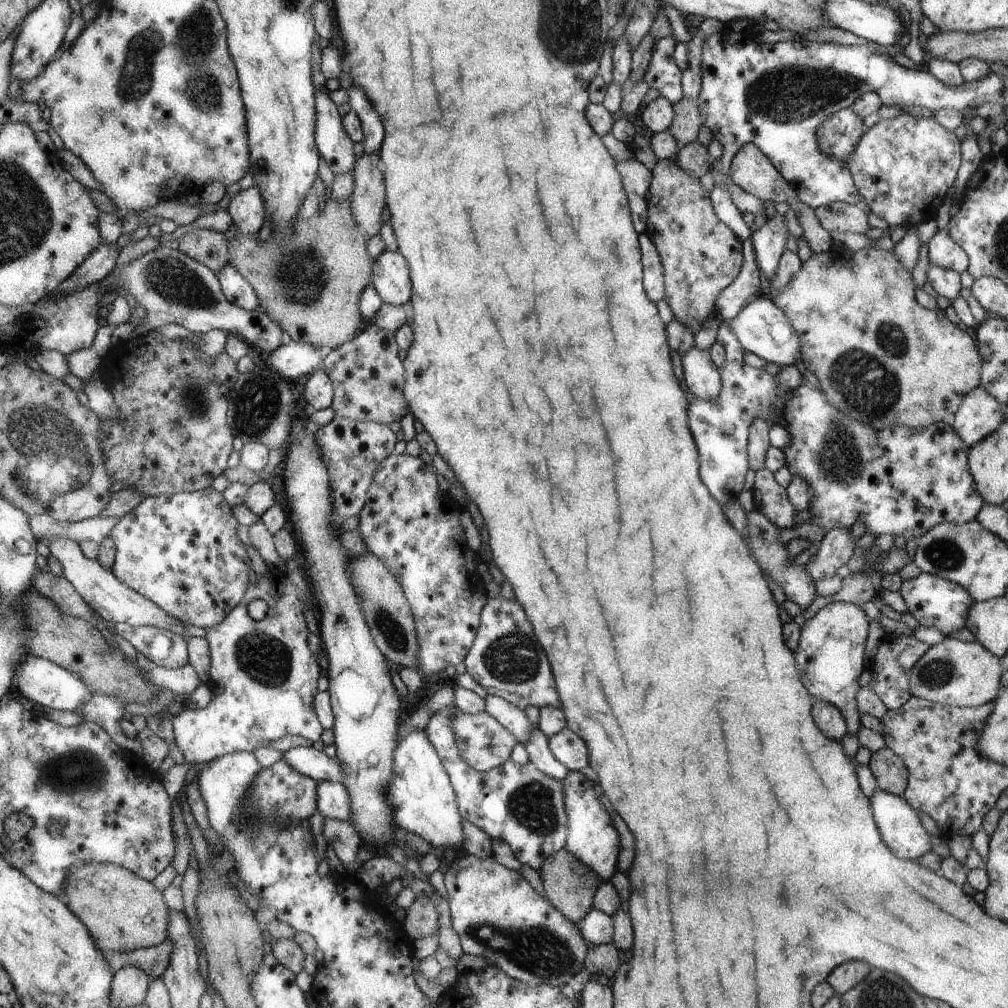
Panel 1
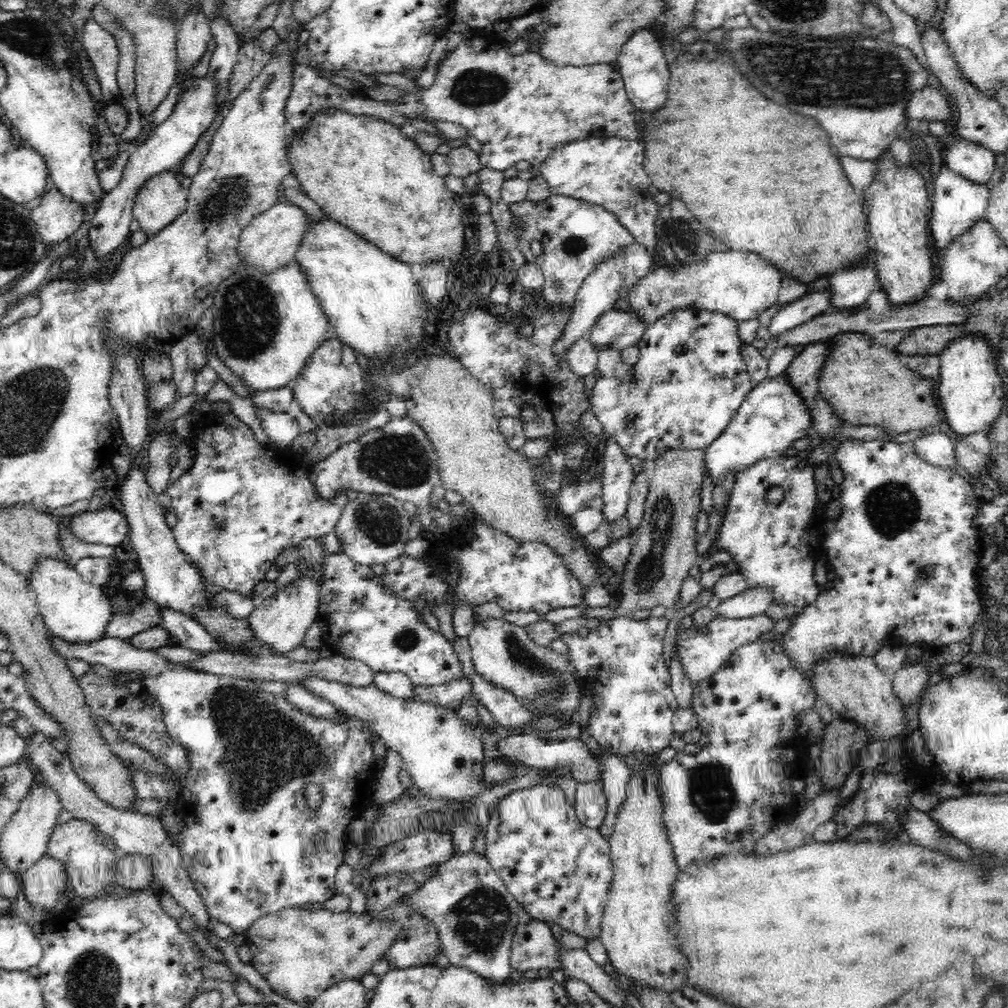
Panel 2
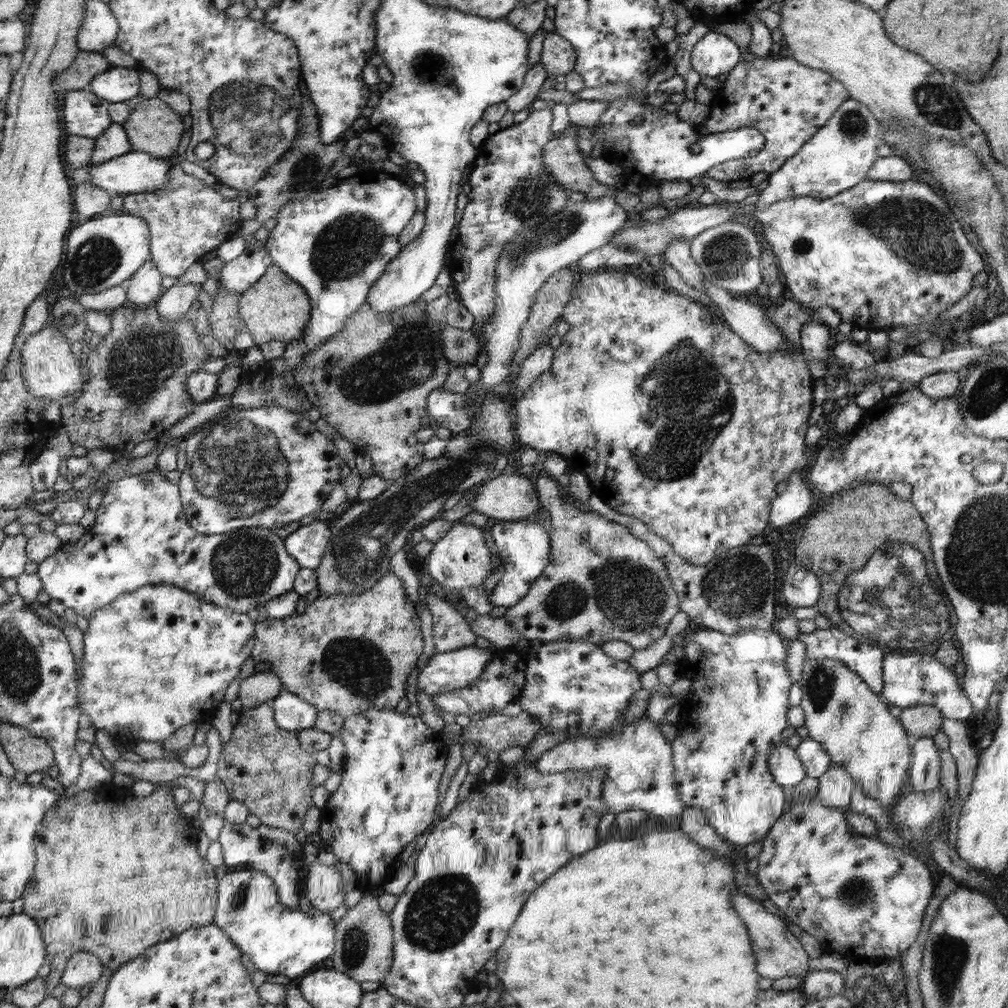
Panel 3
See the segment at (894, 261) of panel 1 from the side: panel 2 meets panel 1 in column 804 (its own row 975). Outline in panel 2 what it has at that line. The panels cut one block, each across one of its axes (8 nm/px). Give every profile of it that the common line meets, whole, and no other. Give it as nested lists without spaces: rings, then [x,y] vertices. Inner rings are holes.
[[[288,907],[278,911],[276,915],[264,916],[256,920],[244,933],[246,942],[254,944],[257,951],[251,959],[253,967],[263,974],[271,985],[273,992],[289,998],[296,1004],[310,1007],[314,998],[326,989],[328,985],[342,977],[358,977],[366,972],[383,968],[383,952],[395,939],[395,927],[392,923],[380,923],[364,914],[331,912],[330,910],[310,910],[302,907]]]

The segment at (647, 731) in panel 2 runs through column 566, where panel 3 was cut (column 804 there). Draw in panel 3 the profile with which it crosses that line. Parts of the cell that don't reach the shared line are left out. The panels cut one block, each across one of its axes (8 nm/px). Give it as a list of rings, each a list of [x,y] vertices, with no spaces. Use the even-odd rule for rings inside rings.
[[[834,626],[828,629],[816,629],[808,634],[800,633],[797,636],[800,642],[806,646],[805,658],[833,658],[843,662],[848,668],[853,669],[861,679],[874,692],[881,695],[884,681],[884,656],[887,651],[883,650],[880,646],[871,645],[869,642],[860,640],[858,637],[853,637],[849,633],[844,632],[840,628]]]

